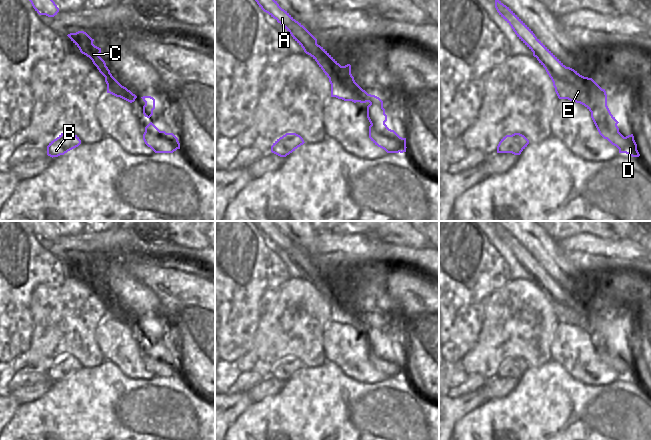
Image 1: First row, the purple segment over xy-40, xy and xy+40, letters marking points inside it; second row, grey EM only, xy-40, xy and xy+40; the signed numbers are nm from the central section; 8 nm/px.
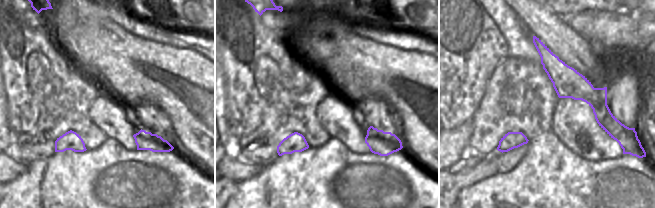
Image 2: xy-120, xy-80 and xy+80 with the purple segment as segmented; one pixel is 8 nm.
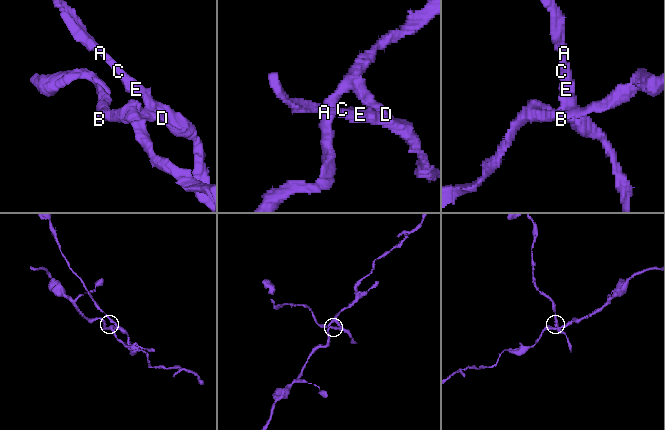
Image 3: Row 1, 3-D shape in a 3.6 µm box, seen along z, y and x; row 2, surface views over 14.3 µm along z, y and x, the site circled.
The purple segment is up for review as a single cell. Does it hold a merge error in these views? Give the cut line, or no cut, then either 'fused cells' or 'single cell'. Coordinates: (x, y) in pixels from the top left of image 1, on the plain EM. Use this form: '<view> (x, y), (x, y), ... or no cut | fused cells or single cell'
xy (371, 348), (380, 358), (393, 365), (398, 370), (399, 375) | fused cells

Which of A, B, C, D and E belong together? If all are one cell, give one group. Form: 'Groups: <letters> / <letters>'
Groups: A C D E / B.

